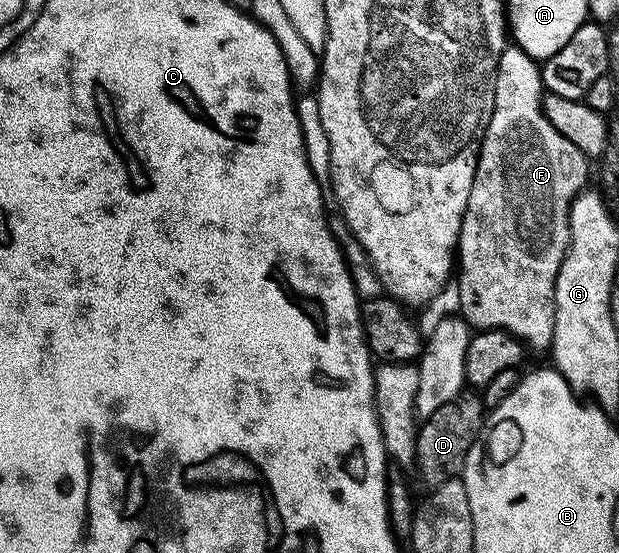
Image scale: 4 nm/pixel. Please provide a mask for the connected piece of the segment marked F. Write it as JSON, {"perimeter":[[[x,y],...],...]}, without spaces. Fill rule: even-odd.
{"perimeter":[[[508,53],[501,54],[499,56],[499,64],[497,65],[497,77],[494,78],[493,83],[495,84],[495,100],[493,101],[493,111],[491,112],[491,120],[487,124],[484,134],[479,139],[479,149],[477,151],[477,167],[475,168],[475,180],[471,184],[471,196],[467,200],[467,208],[465,209],[465,215],[463,216],[463,224],[461,225],[461,235],[457,241],[457,258],[459,259],[459,269],[455,274],[455,284],[459,288],[459,304],[461,305],[459,314],[460,317],[464,318],[469,323],[470,327],[476,328],[478,331],[483,330],[506,330],[513,338],[518,338],[521,341],[522,346],[528,348],[530,351],[533,350],[545,350],[548,351],[553,345],[553,333],[555,332],[555,280],[559,276],[559,268],[563,264],[565,259],[565,253],[569,247],[569,209],[573,203],[573,199],[581,193],[582,190],[586,189],[588,180],[591,178],[591,162],[590,159],[585,157],[583,152],[579,152],[579,148],[575,148],[575,144],[571,144],[571,140],[567,140],[567,136],[563,136],[555,128],[551,128],[551,124],[547,120],[547,116],[541,111],[540,101],[535,100],[533,102],[533,82],[535,86],[535,78],[529,74],[525,74],[525,70],[521,66],[513,66],[509,70],[509,57]]]}

